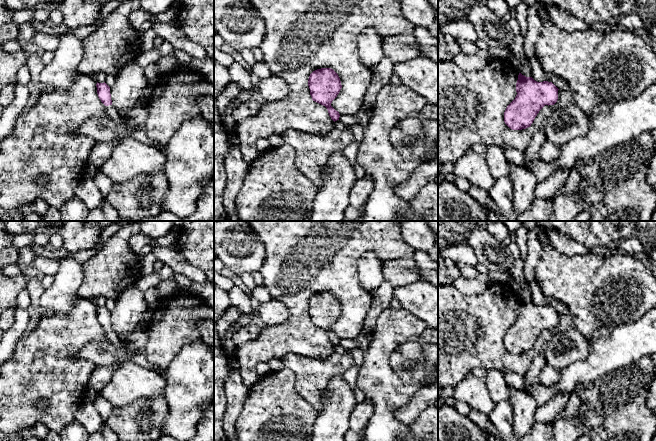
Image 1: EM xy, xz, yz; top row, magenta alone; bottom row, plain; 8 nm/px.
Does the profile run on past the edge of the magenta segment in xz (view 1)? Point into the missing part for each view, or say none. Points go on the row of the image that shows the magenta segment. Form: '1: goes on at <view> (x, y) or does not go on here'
1: does not go on here

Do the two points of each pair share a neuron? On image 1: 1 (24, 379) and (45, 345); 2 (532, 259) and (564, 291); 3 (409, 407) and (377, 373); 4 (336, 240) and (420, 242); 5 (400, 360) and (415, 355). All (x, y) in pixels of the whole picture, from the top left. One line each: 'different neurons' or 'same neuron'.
1: same neuron
2: different neurons
3: different neurons
4: different neurons
5: same neuron

